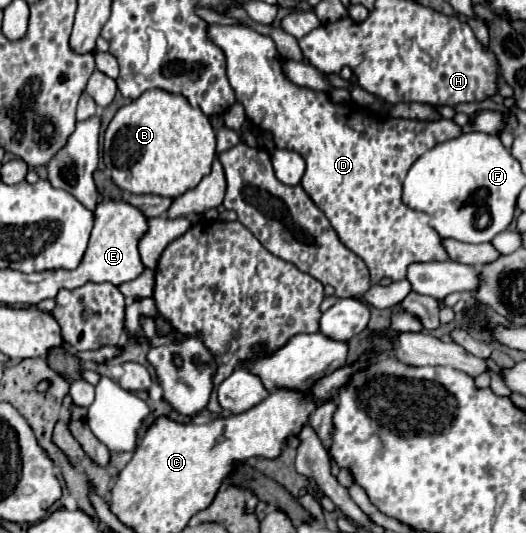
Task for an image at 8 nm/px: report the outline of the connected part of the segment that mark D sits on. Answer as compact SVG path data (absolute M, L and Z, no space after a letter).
M208 26L208 38L220 46L226 54L226 68L230 86L236 92L236 100L244 106L246 118L252 122L258 134L268 132L276 148L286 148L298 152L306 162L306 174L302 176L302 188L312 198L312 202L326 214L342 244L356 252L368 266L372 282L382 278L402 280L406 278L408 266L416 262L440 262L448 260L448 252L442 246L440 234L428 224L424 212L414 212L400 204L402 182L410 166L430 148L458 138L462 128L454 120L442 118L440 122L418 122L402 120L390 116L368 114L350 102L332 102L328 94L314 92L308 88L298 88L284 74L284 58L278 54L276 44L270 36L262 36L248 26Z

